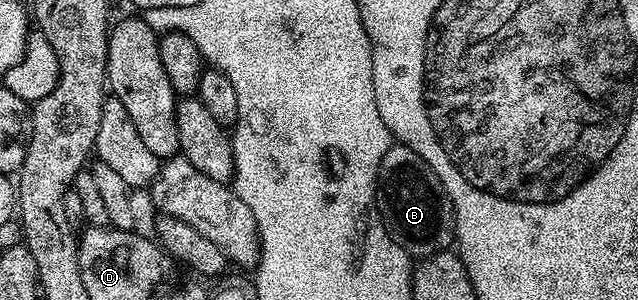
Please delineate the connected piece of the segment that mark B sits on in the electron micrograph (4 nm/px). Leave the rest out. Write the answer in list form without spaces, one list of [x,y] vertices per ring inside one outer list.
[[[391,143],[378,167],[378,187],[374,189],[378,212],[391,240],[404,249],[407,257],[421,258],[447,251],[455,243],[454,207],[436,174],[408,146]]]

